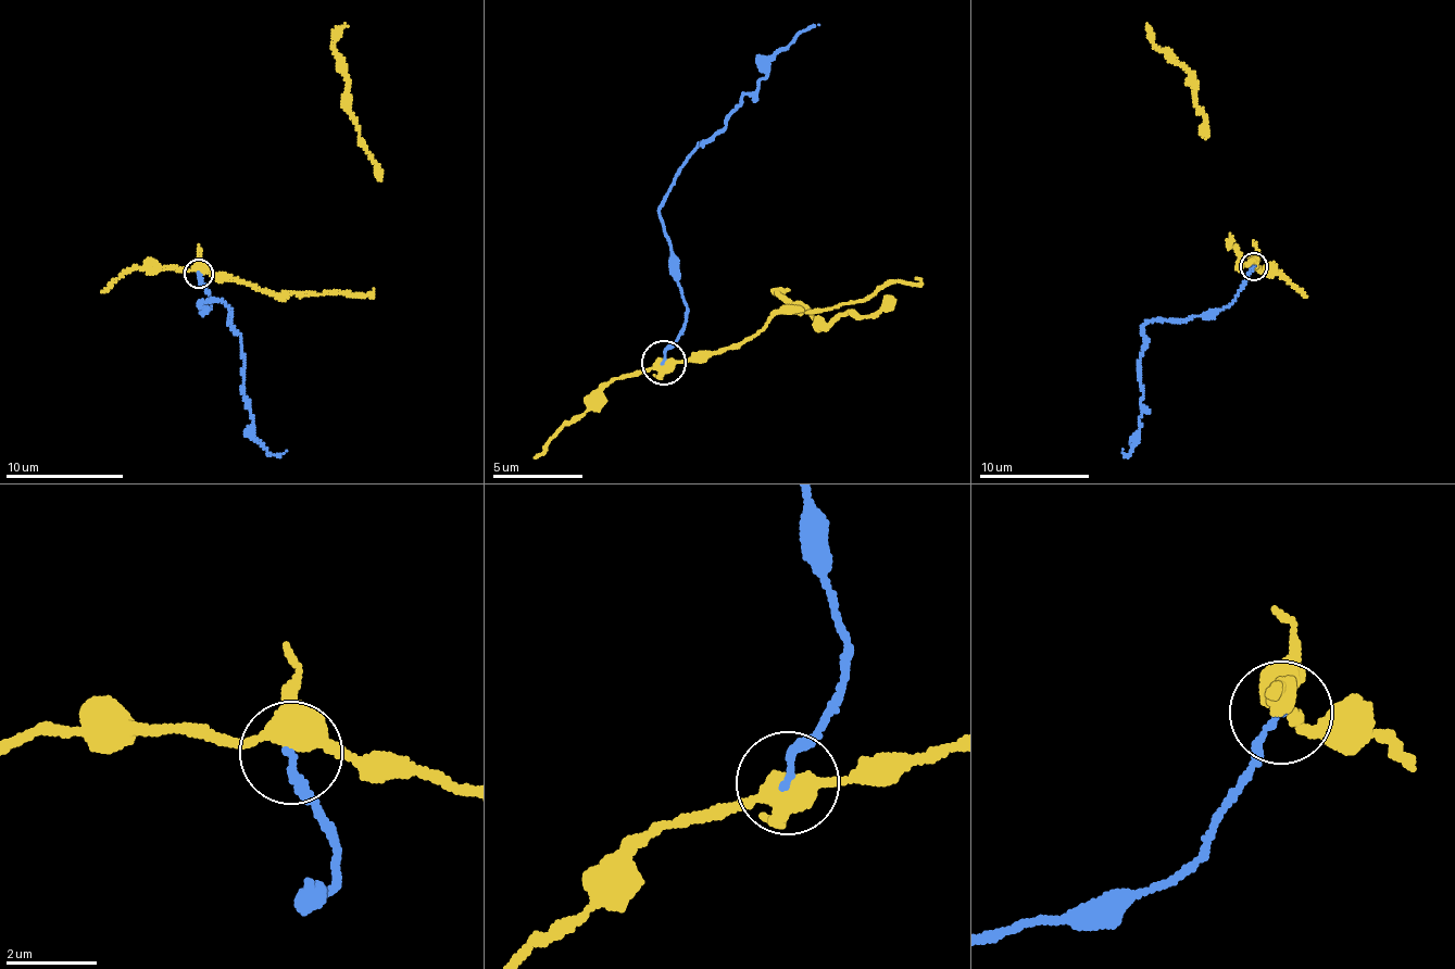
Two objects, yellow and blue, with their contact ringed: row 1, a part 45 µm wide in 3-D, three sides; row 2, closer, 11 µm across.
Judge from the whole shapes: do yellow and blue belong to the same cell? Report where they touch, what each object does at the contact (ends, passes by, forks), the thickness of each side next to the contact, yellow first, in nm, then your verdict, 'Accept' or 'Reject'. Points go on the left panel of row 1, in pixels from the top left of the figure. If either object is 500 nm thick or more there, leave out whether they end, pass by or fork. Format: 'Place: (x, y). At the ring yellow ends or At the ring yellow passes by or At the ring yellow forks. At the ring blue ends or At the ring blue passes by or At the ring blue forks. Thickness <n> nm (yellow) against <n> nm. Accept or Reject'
Place: (199, 273). At the ring yellow forks. At the ring blue ends. Thickness 400 nm (yellow) against 130 nm. Reject

